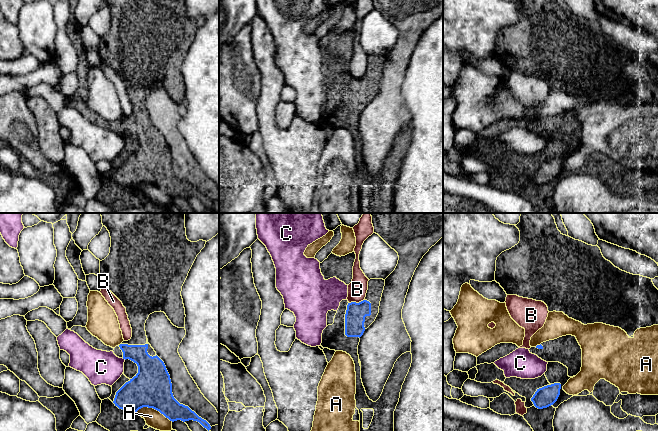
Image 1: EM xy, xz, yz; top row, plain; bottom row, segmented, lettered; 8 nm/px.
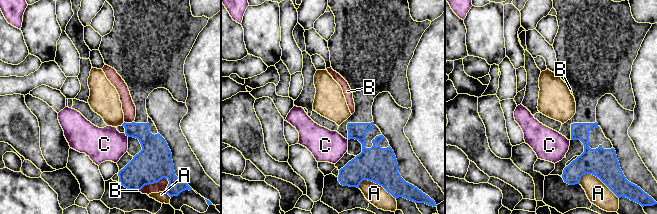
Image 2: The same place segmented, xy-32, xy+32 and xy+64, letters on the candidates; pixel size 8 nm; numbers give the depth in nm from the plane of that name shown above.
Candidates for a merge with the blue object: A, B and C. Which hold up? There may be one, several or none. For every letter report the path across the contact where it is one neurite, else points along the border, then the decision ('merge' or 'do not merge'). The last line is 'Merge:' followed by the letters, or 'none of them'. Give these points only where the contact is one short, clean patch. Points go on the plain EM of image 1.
A: do not merge
B: do not merge
C: border along xy (122, 134), (125, 135); do not merge
Merge: none of them

